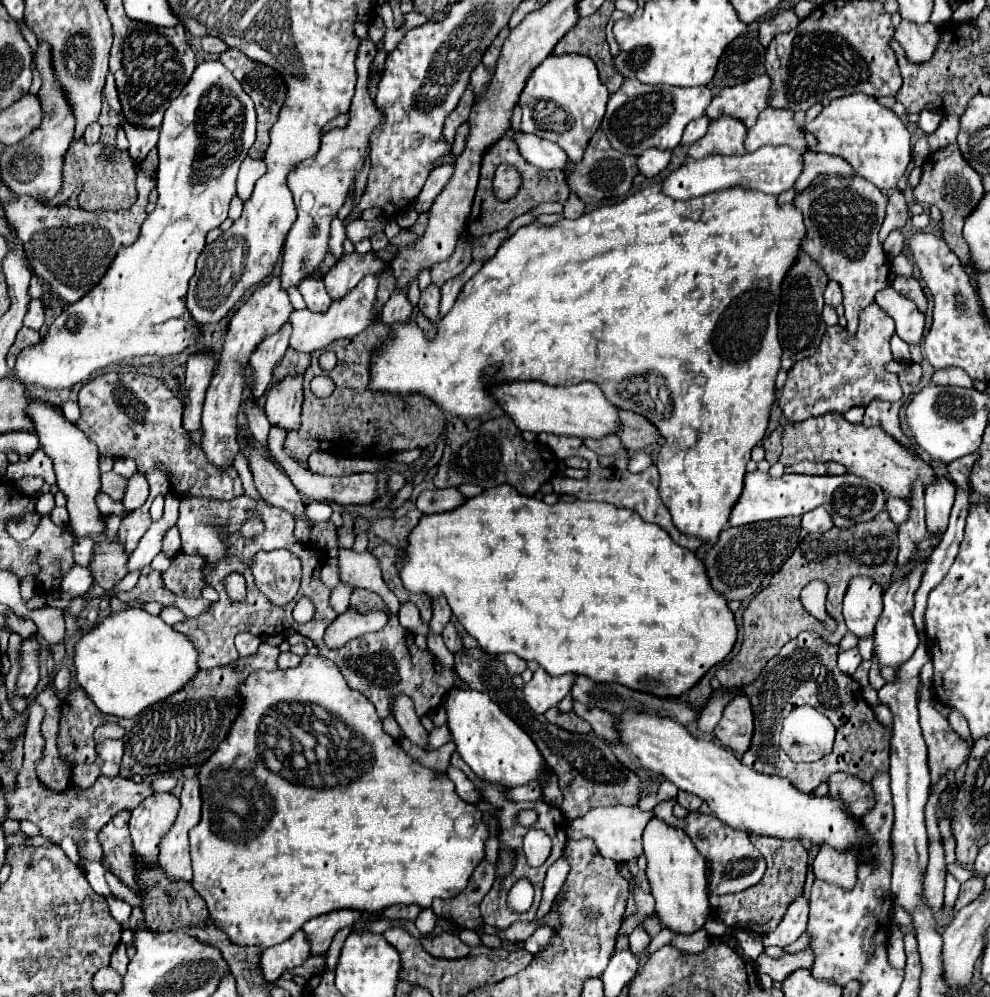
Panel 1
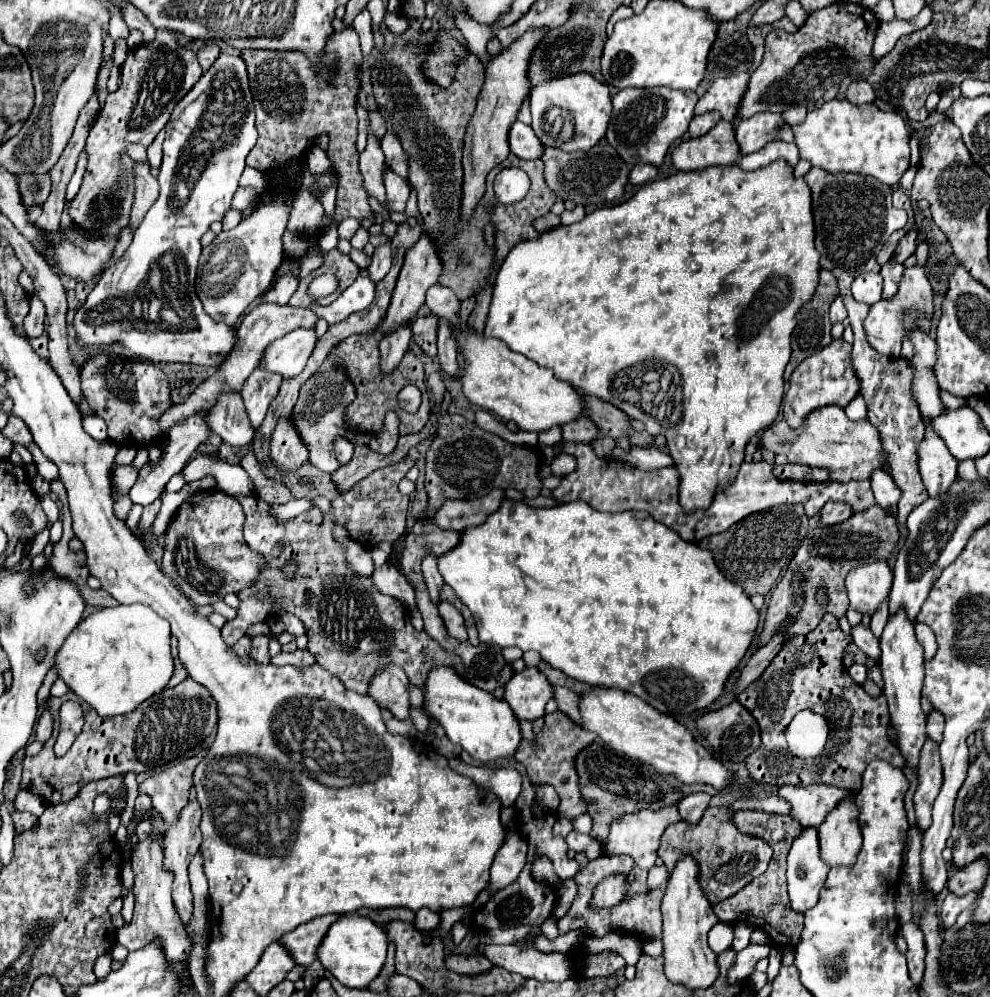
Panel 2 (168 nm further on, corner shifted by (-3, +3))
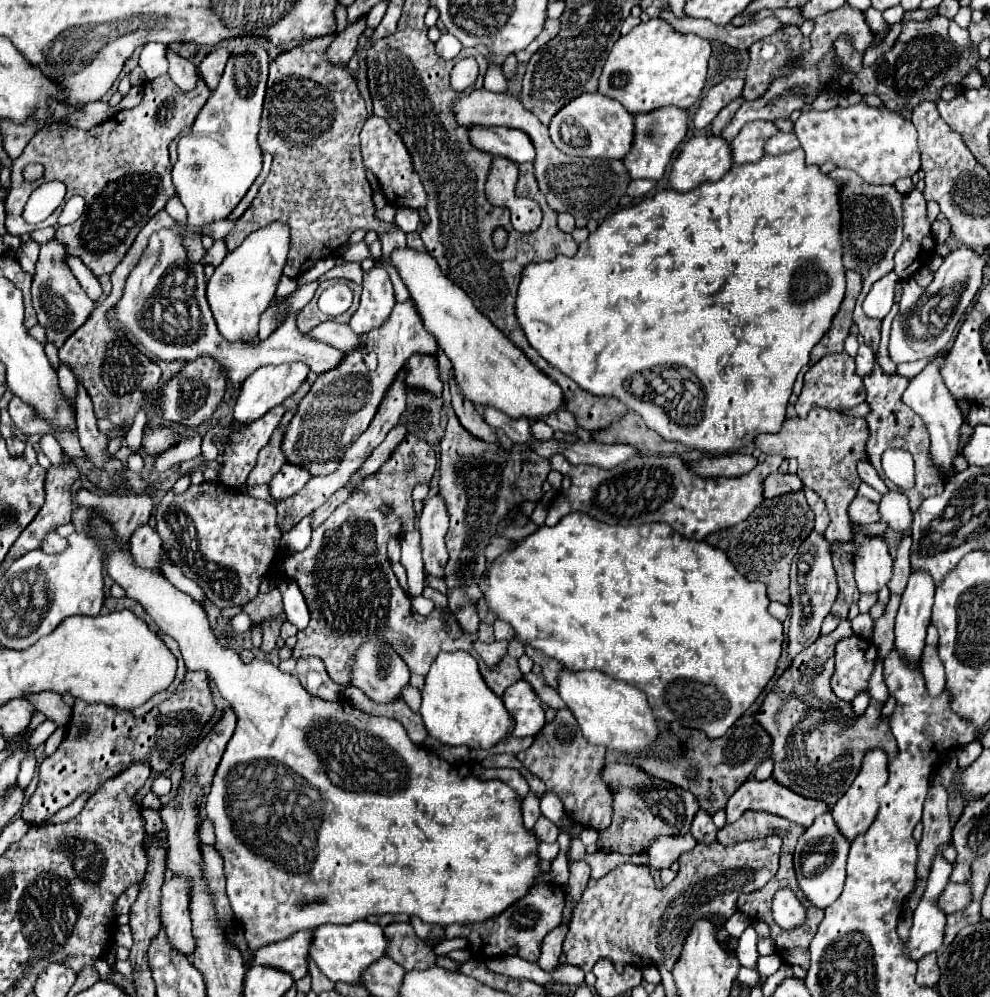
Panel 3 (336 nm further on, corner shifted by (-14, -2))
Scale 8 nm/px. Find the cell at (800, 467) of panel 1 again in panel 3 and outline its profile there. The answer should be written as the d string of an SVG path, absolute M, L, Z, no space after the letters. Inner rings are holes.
M771 473L769 477L763 479L763 497L765 499L771 499L771 497L777 497L777 495L783 495L783 493L789 493L789 491L799 491L803 489L803 483L797 475L781 475L781 473Z

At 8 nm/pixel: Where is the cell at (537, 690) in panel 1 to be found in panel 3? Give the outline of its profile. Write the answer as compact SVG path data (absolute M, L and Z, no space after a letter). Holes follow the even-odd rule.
M517 681L511 685L501 695L501 701L513 717L513 737L521 739L539 733L541 725L545 723L545 711L541 707L541 699L533 693L527 681Z

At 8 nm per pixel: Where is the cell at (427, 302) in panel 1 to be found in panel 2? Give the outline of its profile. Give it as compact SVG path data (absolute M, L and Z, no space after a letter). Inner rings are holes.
M434 314L416 318L412 324L412 334L428 356L436 356L436 328L438 328L438 318Z

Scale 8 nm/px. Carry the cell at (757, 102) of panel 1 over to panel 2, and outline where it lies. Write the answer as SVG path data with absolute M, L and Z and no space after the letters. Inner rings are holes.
M734 74L728 78L718 78L712 82L710 90L698 100L696 114L706 114L718 110L726 122L736 120L736 112L740 110L740 98L744 98L744 90L748 88L750 74Z

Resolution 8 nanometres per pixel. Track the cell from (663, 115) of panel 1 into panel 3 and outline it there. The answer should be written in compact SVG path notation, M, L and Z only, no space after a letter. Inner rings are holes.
M663 107L647 115L635 115L635 141L623 163L631 179L655 179L659 181L665 173L665 167L671 161L673 151L687 135L687 111L677 107Z

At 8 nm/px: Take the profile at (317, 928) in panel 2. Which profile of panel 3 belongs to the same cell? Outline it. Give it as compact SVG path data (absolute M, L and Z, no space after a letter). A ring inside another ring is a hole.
M299 931L279 943L271 943L271 945L265 945L265 947L259 947L257 953L251 953L251 965L247 967L253 967L253 965L265 965L265 967L273 967L273 969L281 969L285 973L289 973L293 977L293 981L301 979L303 975L307 975L307 957L309 957L309 945L311 945L311 931Z

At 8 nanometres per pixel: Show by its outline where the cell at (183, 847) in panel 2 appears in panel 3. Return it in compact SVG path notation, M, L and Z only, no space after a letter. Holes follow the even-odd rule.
M173 877L171 881L163 883L161 891L161 927L169 939L169 945L191 957L195 949L195 939L191 931L191 917L189 917L189 885L183 877Z

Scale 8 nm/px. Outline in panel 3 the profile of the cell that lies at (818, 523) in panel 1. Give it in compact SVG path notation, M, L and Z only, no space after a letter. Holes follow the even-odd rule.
M855 497L849 507L849 519L857 521L859 525L877 523L879 521L879 505L873 501L867 501L863 497Z

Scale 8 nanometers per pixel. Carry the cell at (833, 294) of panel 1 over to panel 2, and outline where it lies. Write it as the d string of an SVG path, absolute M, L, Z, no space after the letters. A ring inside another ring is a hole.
M836 296L836 300L830 304L830 320L832 322L842 322L846 318L846 308L842 304L842 298Z

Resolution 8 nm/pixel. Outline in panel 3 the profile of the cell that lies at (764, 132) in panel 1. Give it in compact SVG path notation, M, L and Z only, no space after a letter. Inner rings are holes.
M751 121L731 141L731 159L735 165L757 163L763 157L765 141L775 135L777 129L771 121Z

